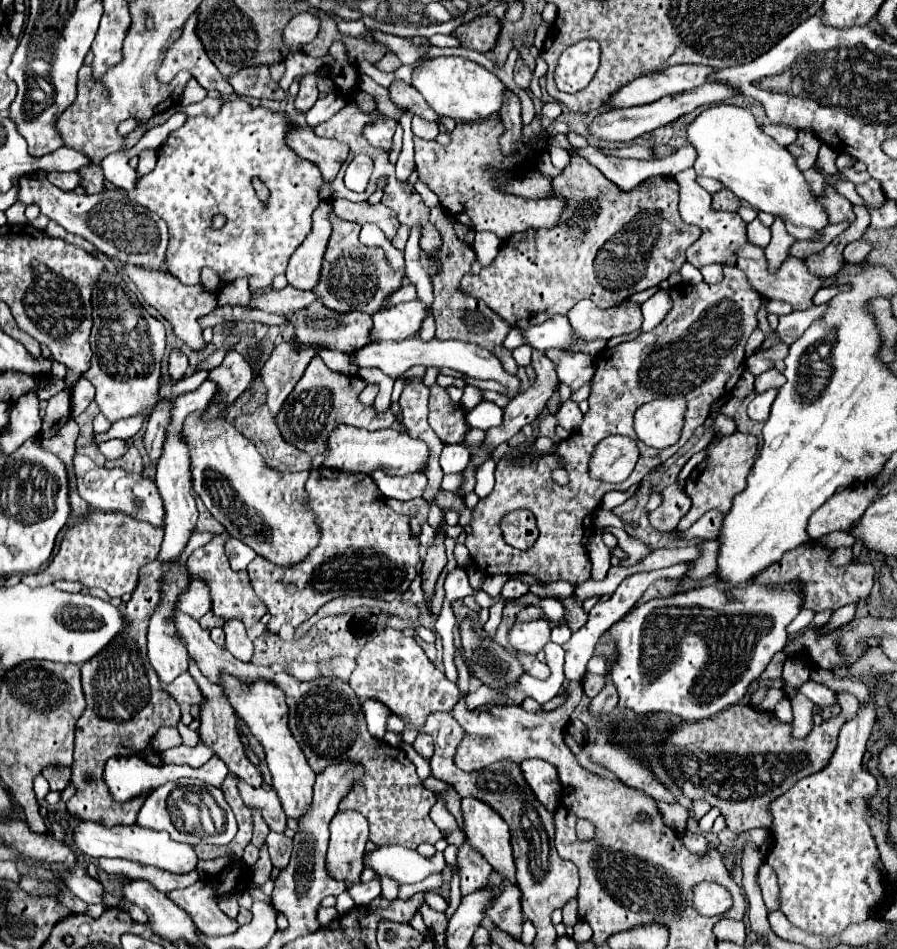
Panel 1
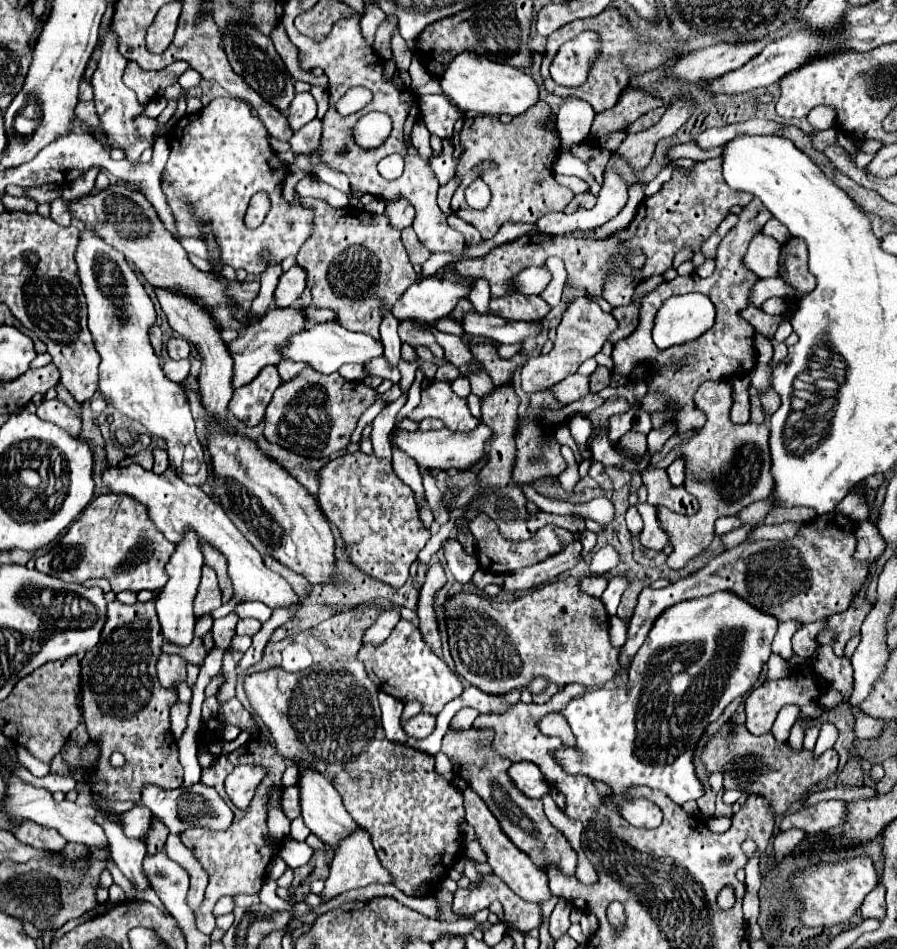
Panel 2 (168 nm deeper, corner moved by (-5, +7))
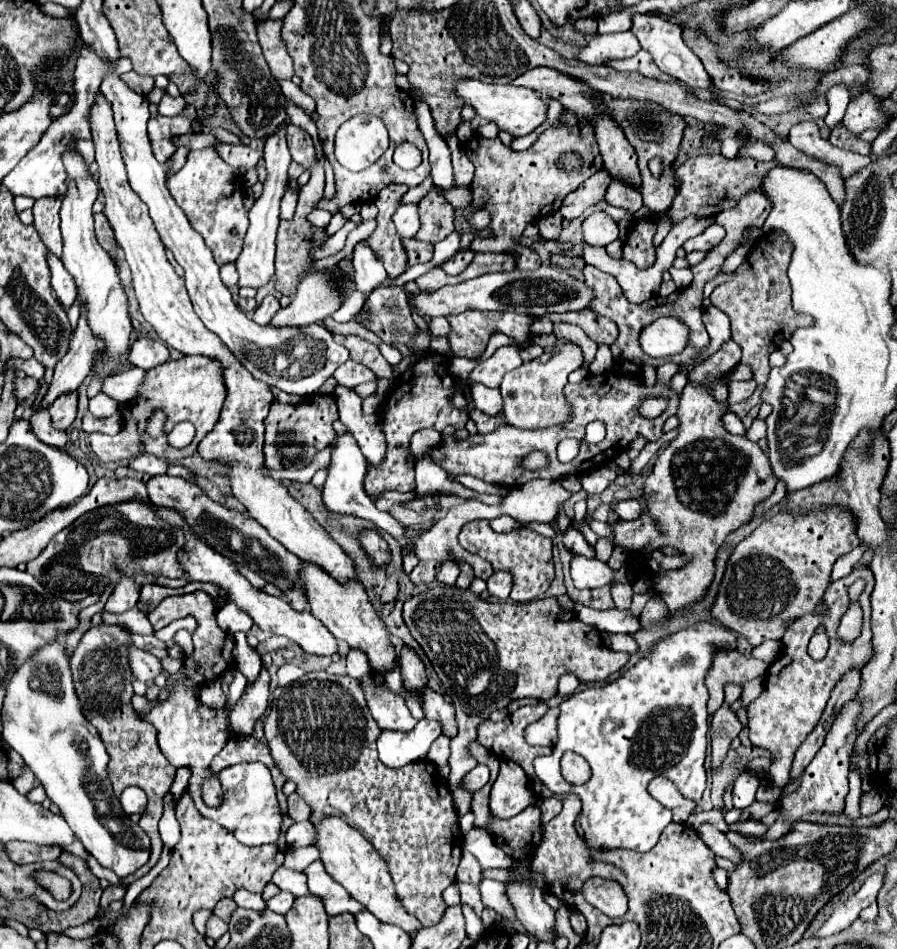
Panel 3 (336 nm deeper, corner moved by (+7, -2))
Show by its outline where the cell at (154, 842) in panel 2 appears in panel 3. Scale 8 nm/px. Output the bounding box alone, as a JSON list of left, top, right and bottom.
[72,625,176,919]

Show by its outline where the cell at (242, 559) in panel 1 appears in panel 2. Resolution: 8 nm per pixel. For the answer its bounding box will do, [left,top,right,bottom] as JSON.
[100,464,296,618]

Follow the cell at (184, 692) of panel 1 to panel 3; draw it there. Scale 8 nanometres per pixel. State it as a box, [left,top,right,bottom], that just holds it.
[128,645,162,683]

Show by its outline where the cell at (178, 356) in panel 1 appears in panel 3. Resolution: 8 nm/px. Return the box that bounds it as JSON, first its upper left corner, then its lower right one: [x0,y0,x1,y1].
[126,337,170,369]

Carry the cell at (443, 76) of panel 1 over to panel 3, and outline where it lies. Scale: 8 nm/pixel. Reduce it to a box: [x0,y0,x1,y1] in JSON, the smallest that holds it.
[456,79,548,137]

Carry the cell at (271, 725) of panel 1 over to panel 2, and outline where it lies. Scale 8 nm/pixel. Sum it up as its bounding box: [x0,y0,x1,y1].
[298,766,358,848]

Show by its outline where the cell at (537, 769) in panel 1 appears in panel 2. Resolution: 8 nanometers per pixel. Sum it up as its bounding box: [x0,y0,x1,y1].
[508,762,550,798]

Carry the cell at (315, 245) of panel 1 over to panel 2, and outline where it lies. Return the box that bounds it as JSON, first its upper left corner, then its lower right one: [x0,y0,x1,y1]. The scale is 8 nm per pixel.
[274,264,306,308]

